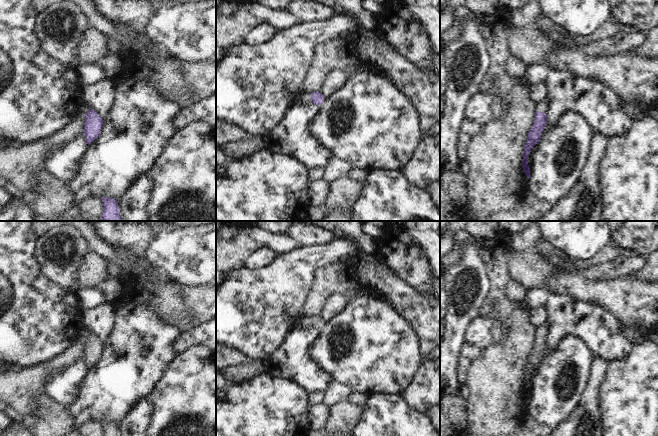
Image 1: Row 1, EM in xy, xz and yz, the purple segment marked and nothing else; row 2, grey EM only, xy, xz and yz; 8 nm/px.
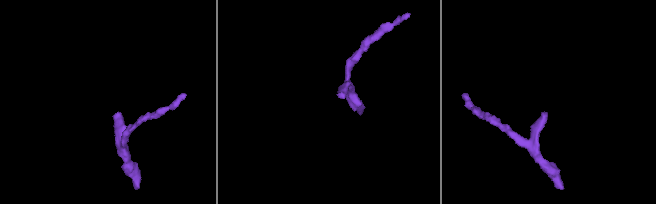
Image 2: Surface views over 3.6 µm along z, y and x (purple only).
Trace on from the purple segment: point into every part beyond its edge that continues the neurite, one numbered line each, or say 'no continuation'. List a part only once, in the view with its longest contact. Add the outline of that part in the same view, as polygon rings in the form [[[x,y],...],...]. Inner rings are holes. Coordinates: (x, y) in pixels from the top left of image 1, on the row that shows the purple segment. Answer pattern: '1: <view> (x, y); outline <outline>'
1: xz (304, 98); outline [[[303,92],[303,93],[299,96],[297,102],[298,102],[299,104],[304,104],[304,105],[305,105],[305,104],[311,104],[311,103],[312,103],[312,100],[311,100],[310,94],[311,94],[311,93]]]

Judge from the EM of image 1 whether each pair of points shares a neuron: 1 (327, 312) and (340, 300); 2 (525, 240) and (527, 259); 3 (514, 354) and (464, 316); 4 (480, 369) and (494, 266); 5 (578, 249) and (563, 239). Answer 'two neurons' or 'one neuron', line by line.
1: one neuron
2: two neurons
3: two neurons
4: one neuron
5: one neuron

